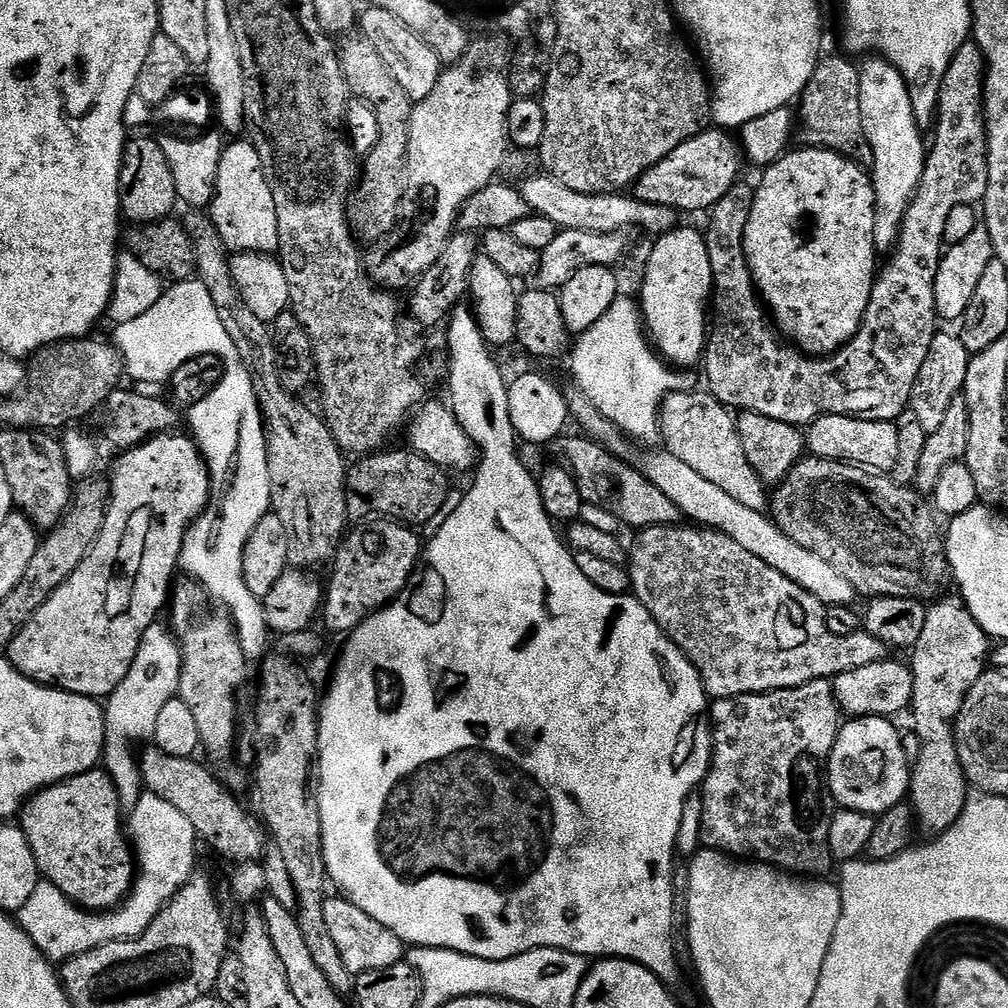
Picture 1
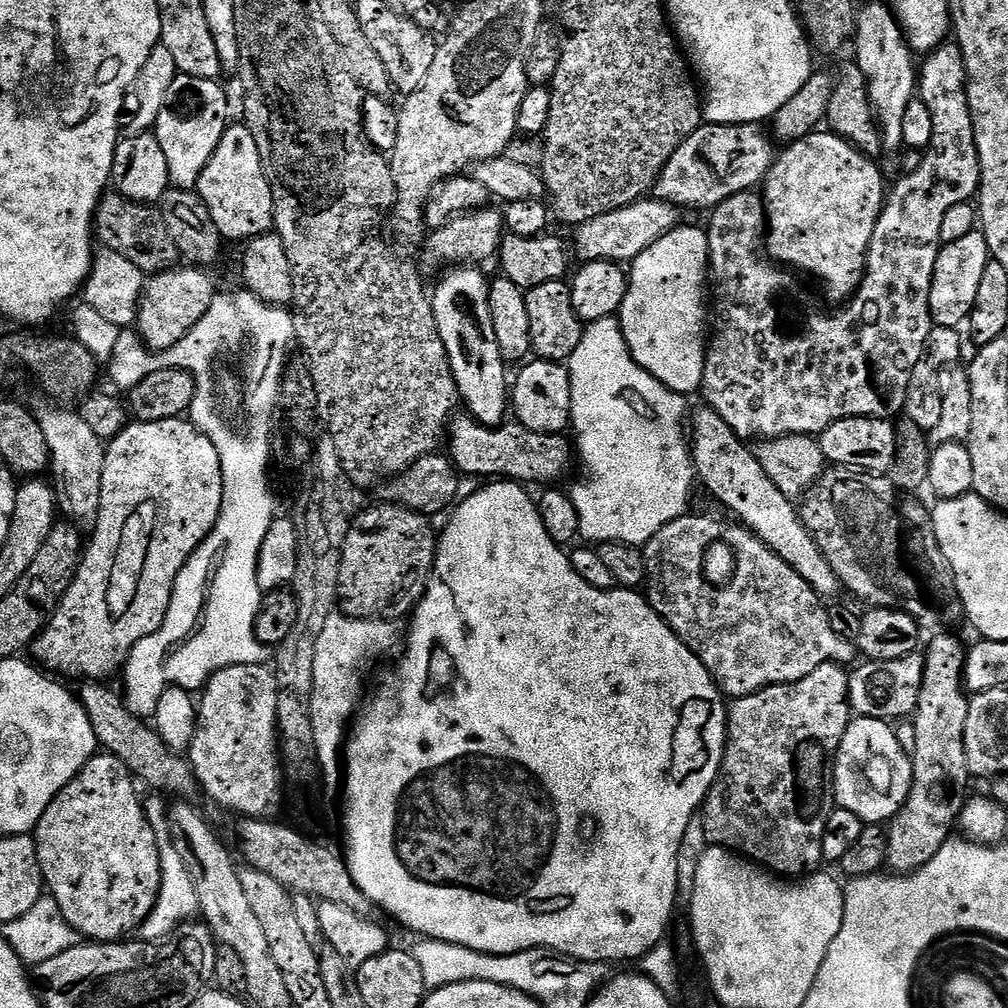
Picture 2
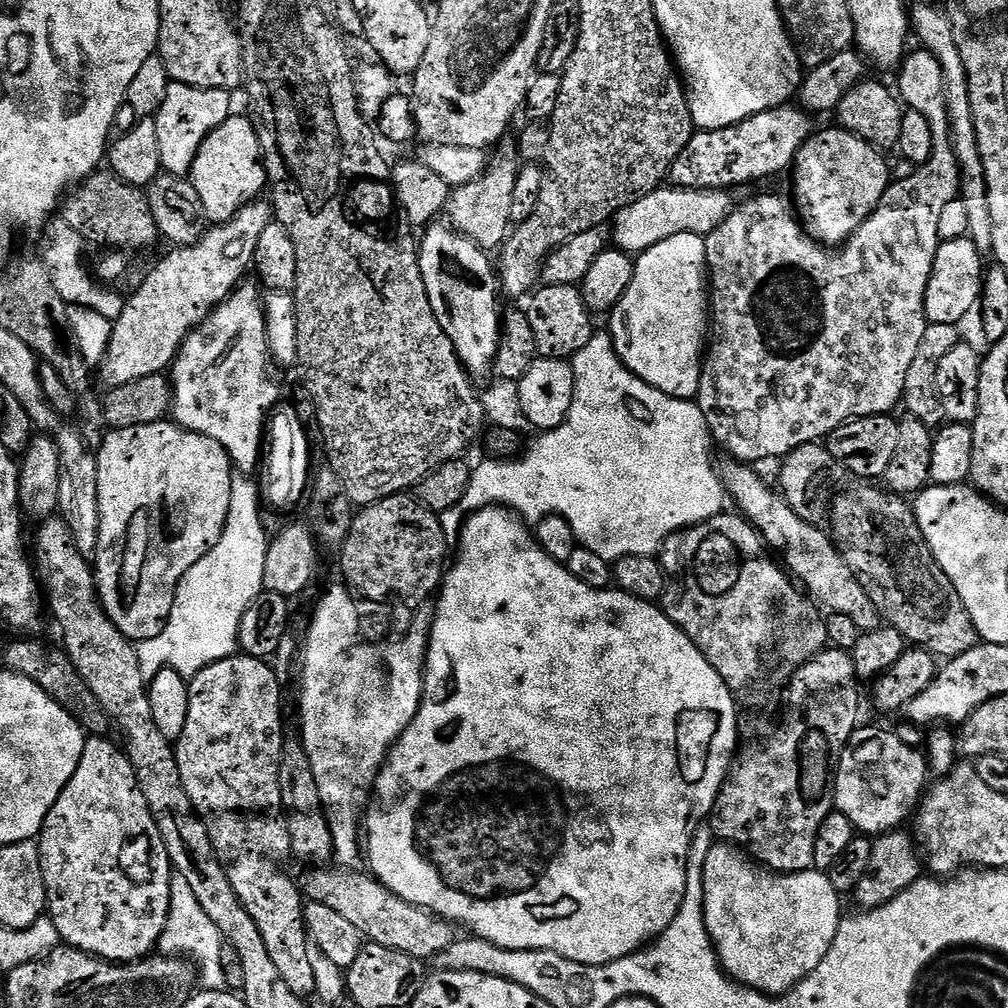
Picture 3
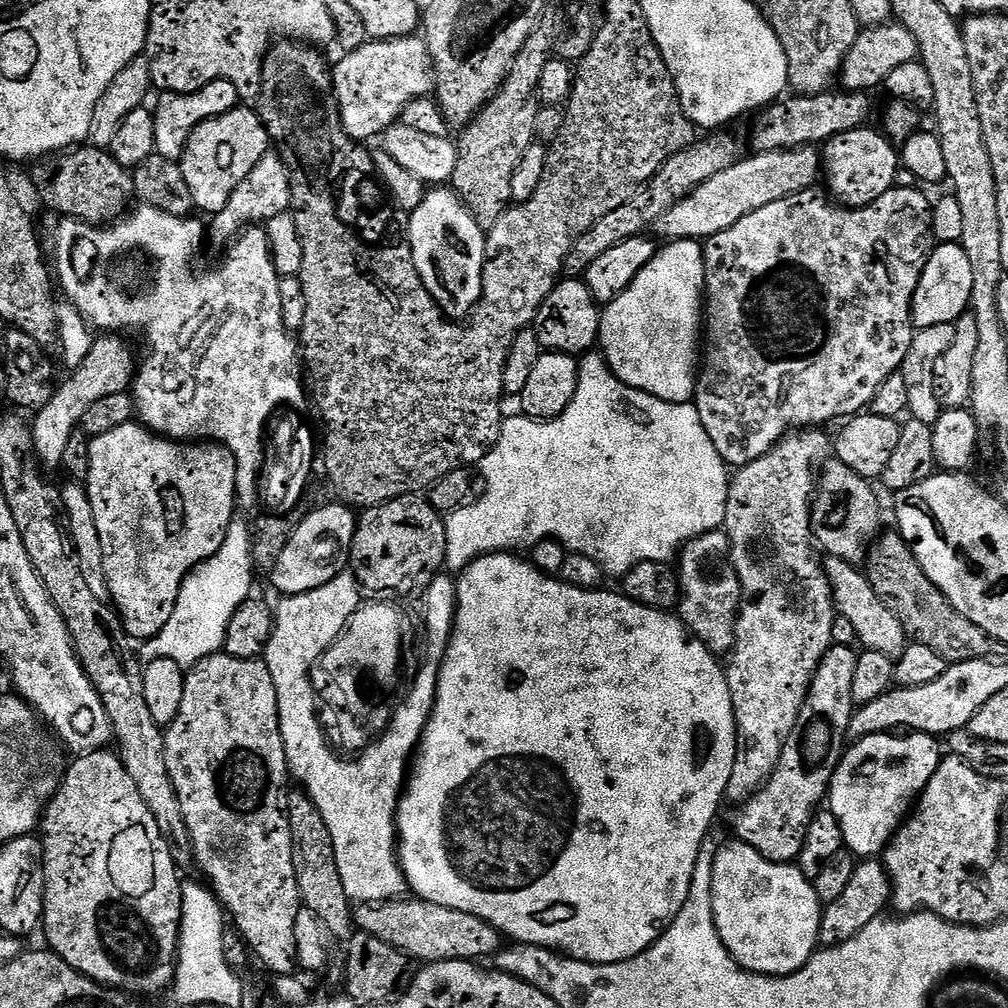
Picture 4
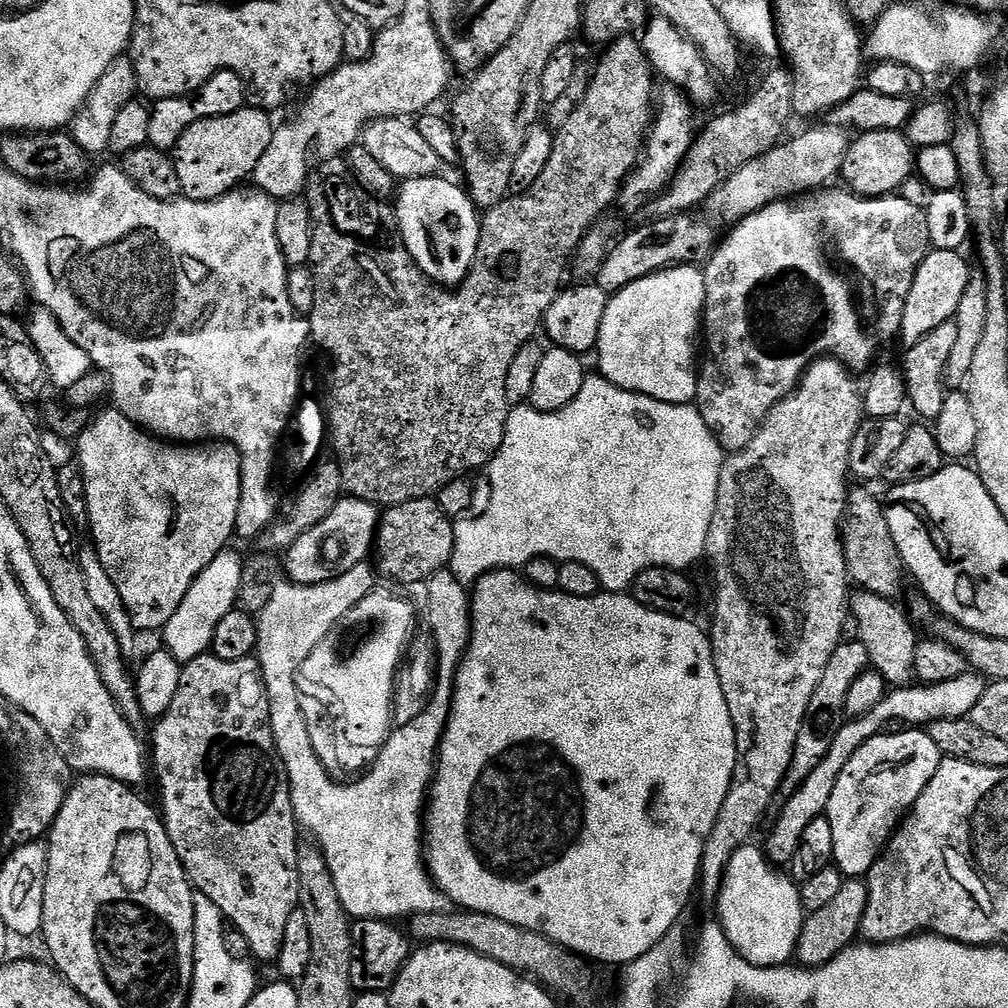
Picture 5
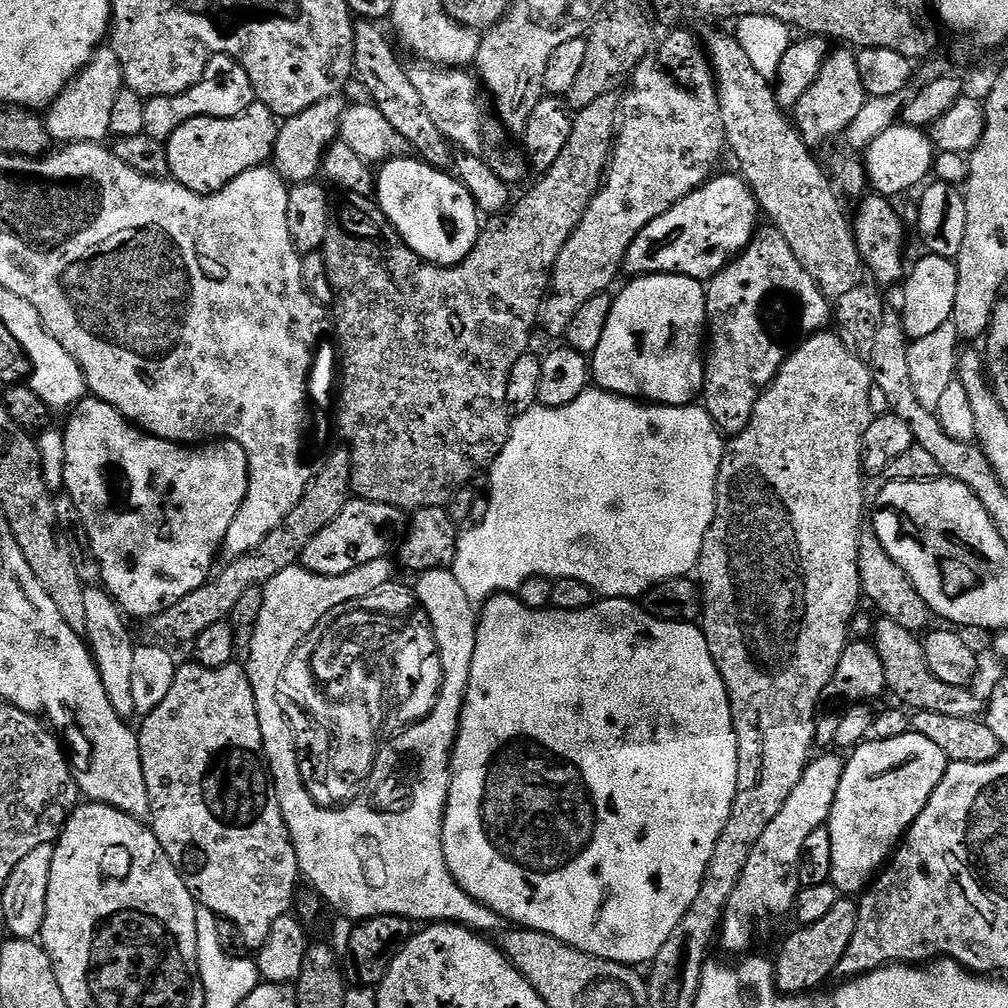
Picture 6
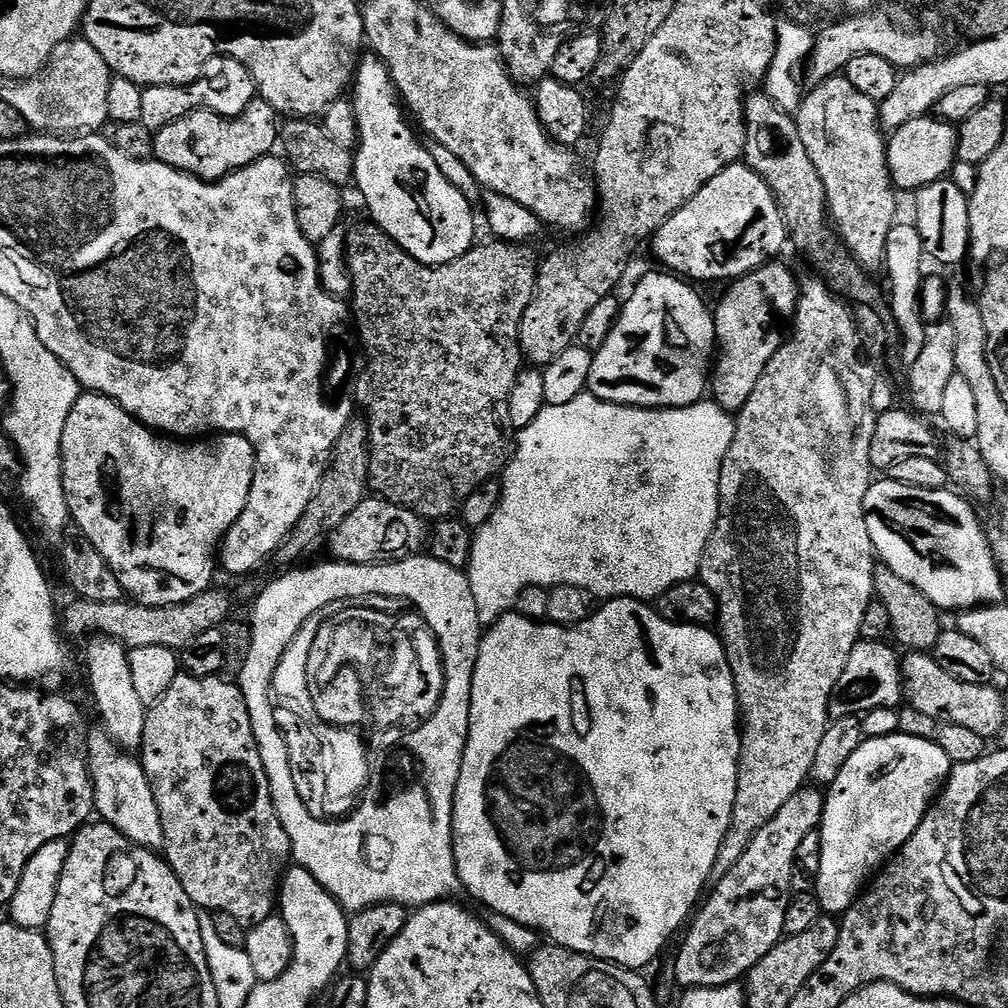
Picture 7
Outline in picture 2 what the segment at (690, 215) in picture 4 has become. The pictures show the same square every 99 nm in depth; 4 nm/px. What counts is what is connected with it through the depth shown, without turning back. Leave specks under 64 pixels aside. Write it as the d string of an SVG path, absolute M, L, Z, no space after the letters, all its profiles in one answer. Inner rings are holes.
M655 198L636 200L630 206L607 212L590 222L579 225L575 229L575 255L584 262L589 260L634 261L638 258L638 254L642 254L642 250L654 246L654 242L658 242L658 238L662 238L677 226L676 215L678 215L676 205L668 204L665 200Z

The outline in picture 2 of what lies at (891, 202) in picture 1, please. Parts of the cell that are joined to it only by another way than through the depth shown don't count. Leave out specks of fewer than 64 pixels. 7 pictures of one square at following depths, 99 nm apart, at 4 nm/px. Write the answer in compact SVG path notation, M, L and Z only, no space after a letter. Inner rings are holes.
M887 3L884 4L868 4L857 11L854 63L862 70L868 83L868 97L882 129L884 152L890 154L895 148L904 148L902 122L906 118L906 106L910 106L918 92L918 64L912 61L914 53L908 47L908 38L895 11Z

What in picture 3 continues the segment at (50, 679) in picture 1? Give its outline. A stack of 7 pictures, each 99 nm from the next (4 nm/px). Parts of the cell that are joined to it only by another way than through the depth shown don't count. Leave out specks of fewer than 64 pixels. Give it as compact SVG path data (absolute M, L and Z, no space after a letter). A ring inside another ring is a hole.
M167 419L152 425L111 429L95 453L98 470L98 542L94 557L96 593L110 622L133 642L158 638L170 618L176 588L191 568L218 542L224 533L230 510L230 486L234 465L214 438L187 432Z

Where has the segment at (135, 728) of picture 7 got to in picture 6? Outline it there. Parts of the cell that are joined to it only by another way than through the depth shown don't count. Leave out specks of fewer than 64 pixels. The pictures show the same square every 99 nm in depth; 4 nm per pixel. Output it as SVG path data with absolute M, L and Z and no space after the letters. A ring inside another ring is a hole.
M89 587L84 594L86 614L82 625L83 635L96 662L96 668L102 678L102 686L106 686L106 698L110 698L110 706L119 716L132 718L137 715L134 706L133 667L134 650L137 645L128 633L126 617L120 610L119 604L108 595L103 587Z

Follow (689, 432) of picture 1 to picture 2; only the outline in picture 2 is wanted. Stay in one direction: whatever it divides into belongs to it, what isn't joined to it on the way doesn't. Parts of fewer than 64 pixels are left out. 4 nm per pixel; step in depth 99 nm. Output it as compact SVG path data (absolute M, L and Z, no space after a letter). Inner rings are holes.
M701 406L690 416L690 451L695 475L704 488L724 508L733 512L735 519L752 532L771 552L778 554L821 598L836 596L842 592L840 579L834 574L830 562L818 550L818 542L800 521L797 505L770 482L766 470L758 462L755 451L740 439L730 426L726 426L722 414Z

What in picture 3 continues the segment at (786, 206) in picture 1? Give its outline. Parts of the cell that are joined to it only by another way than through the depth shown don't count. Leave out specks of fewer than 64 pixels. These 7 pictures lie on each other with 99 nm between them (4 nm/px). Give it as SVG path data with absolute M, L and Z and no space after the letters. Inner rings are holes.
M839 126L825 132L813 131L811 138L798 150L796 200L794 211L805 232L825 246L843 246L874 214L890 183L885 153L862 138L845 132Z

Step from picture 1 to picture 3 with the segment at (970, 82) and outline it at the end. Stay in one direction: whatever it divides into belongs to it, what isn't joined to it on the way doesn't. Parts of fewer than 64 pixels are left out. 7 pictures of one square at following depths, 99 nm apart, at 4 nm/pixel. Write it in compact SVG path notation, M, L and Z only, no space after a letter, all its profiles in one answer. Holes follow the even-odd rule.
M923 50L909 51L898 69L895 87L901 101L915 115L926 118L930 122L932 131L932 153L927 164L921 164L905 180L889 183L886 194L880 205L862 222L857 232L853 232L850 239L839 249L833 250L812 239L800 223L793 205L788 204L780 196L756 196L745 204L737 203L732 213L719 224L705 239L706 258L708 259L707 275L710 277L710 343L706 348L706 355L702 360L700 370L700 389L695 401L700 405L702 414L706 418L706 426L717 445L720 444L728 451L731 459L739 460L749 466L759 465L759 460L779 461L789 456L795 448L803 444L814 444L823 441L839 424L861 416L887 416L895 404L899 405L904 398L906 374L918 355L918 346L922 346L922 334L926 334L929 326L924 299L926 290L934 270L935 254L941 243L938 234L938 221L946 202L954 202L960 195L960 167L956 162L956 155L952 149L952 131L948 125L948 111L944 97L944 79L942 66L929 52Z

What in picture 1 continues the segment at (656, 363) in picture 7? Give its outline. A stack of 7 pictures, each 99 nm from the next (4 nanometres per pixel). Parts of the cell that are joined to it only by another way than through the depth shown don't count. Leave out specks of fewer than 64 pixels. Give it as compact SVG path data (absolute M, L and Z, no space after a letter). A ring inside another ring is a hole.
M677 226L653 244L638 295L646 335L665 361L699 365L710 331L712 271L708 241L701 231Z

